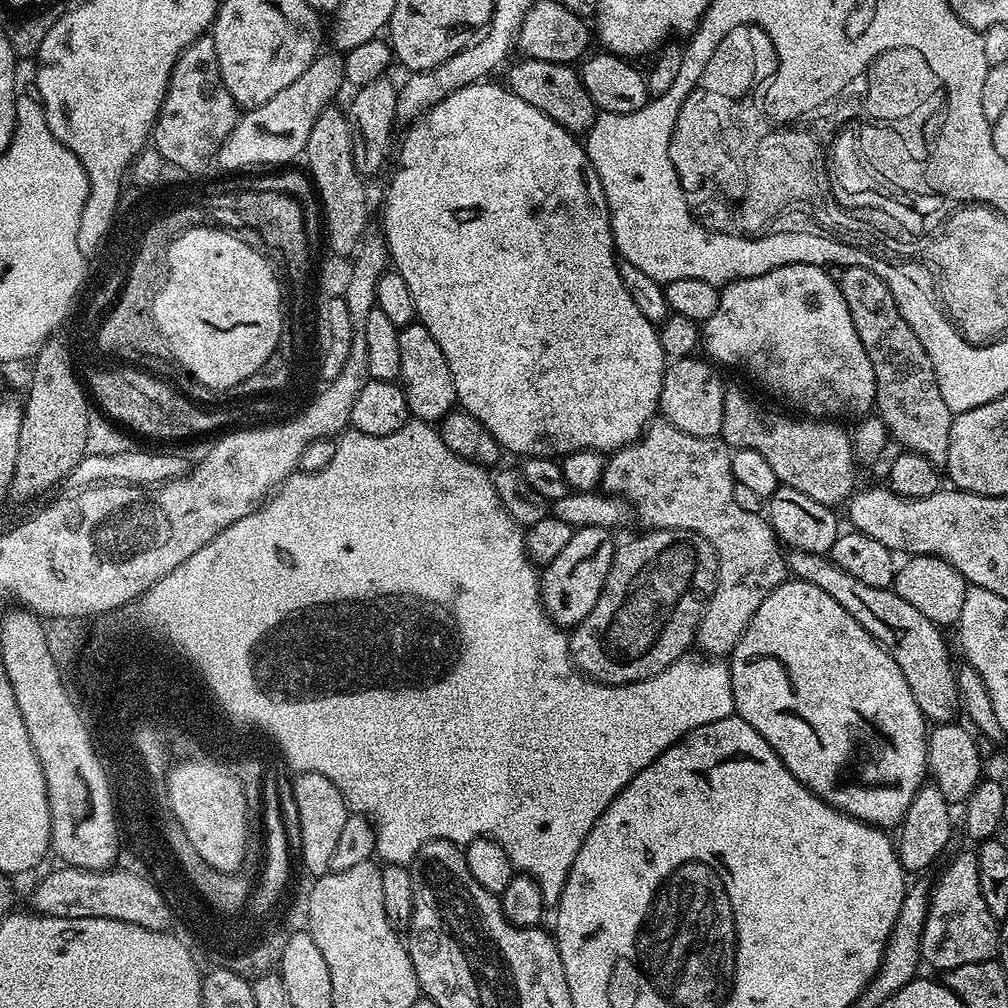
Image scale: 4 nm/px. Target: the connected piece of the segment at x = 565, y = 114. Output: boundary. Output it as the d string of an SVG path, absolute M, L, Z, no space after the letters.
M531 58L517 59L517 64L508 72L506 87L522 102L530 102L537 110L542 110L546 118L554 118L558 126L573 134L587 134L595 122L598 109L595 102L586 94L586 86L580 80L580 72L571 64L546 62Z

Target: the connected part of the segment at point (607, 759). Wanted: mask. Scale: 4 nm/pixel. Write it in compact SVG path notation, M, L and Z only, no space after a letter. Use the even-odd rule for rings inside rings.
M415 418L409 419L407 424L403 424L394 434L385 436L372 436L364 440L364 434L355 430L348 430L336 440L336 449L334 458L330 458L330 466L326 466L317 472L295 471L256 511L246 514L238 522L234 522L226 530L222 530L202 550L190 554L182 566L170 570L162 578L159 590L154 590L154 598L146 602L146 618L150 619L153 626L162 626L164 632L169 632L172 639L178 641L180 645L190 651L196 664L204 667L204 676L212 684L215 693L220 696L222 706L228 709L228 712L243 714L247 719L260 720L266 722L269 726L274 726L276 735L284 739L284 748L292 752L292 760L297 760L303 772L321 772L338 786L338 790L344 796L349 809L353 813L361 816L367 816L372 821L372 828L376 832L376 851L377 857L381 856L383 863L411 865L412 860L418 854L420 847L431 840L449 840L450 843L457 846L466 846L471 840L476 840L479 836L486 836L496 840L506 850L510 858L513 869L519 870L523 875L533 876L542 890L542 898L545 905L555 906L560 902L560 895L564 889L564 883L568 877L568 871L572 869L574 858L594 822L614 802L614 798L624 787L635 778L639 772L646 770L650 762L654 762L671 744L678 743L682 737L690 730L698 726L706 726L710 722L718 722L722 718L733 715L734 712L734 694L732 693L732 670L723 659L720 658L700 658L704 660L688 660L681 658L674 661L662 674L654 674L654 678L639 680L633 684L600 684L597 680L590 680L587 676L581 674L576 665L572 663L572 655L568 649L569 633L560 625L548 617L544 610L544 603L540 600L540 582L537 569L534 567L529 555L524 551L524 532L519 528L517 521L510 515L505 501L500 500L501 493L498 491L494 480L487 476L485 469L479 464L472 464L466 458L458 458L446 442L442 442L439 431L431 423Z

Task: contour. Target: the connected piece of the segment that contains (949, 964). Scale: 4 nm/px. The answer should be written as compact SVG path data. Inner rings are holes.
M975 851L960 852L949 862L948 869L931 889L920 955L925 965L933 964L939 970L947 970L970 962L993 959L997 952L998 922L990 910L986 910L986 901L982 899Z

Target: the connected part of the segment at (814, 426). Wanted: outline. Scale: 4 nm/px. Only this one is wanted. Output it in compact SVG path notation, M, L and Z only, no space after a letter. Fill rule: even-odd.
M740 388L727 389L720 436L731 449L752 449L762 454L773 467L781 485L798 489L828 507L837 507L836 504L845 503L855 489L853 439L849 431L847 434L835 421L797 417L778 414L760 406Z

